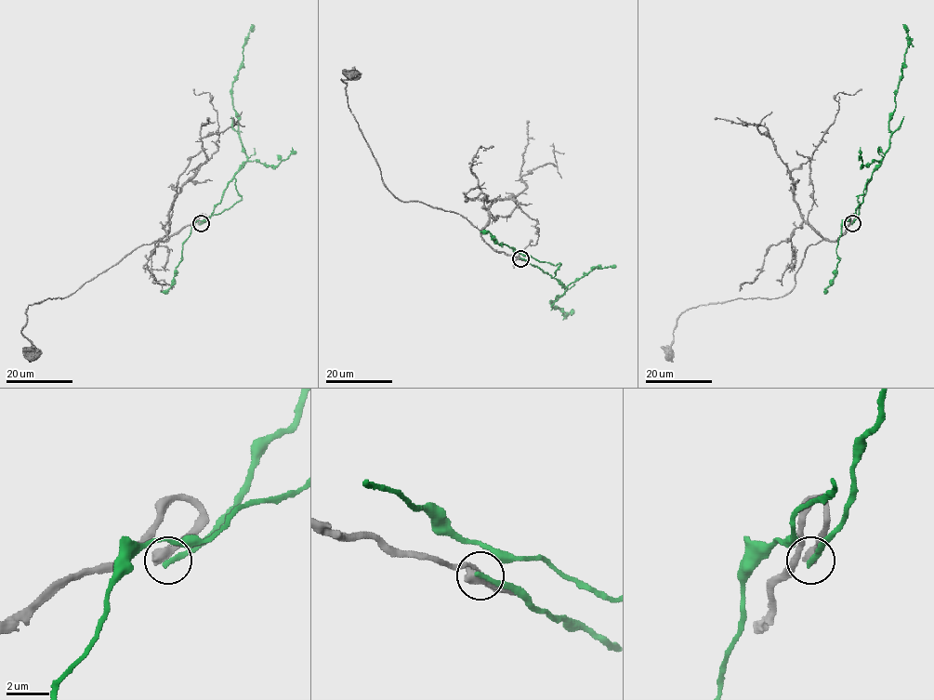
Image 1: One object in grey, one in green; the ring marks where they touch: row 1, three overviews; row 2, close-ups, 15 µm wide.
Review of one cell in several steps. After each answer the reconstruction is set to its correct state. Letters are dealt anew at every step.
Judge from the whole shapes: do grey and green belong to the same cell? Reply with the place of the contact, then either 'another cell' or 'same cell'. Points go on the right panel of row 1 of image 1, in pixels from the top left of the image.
place (852, 223); another cell

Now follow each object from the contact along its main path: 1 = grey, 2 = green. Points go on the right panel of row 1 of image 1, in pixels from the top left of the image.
1: (851, 224), (835, 241), (822, 240), (807, 248), (795, 287), (782, 296), (687, 309), (677, 320), (667, 354)
2: (851, 224), (866, 184), (889, 146), (889, 119), (896, 106), (895, 91), (907, 44), (902, 24)

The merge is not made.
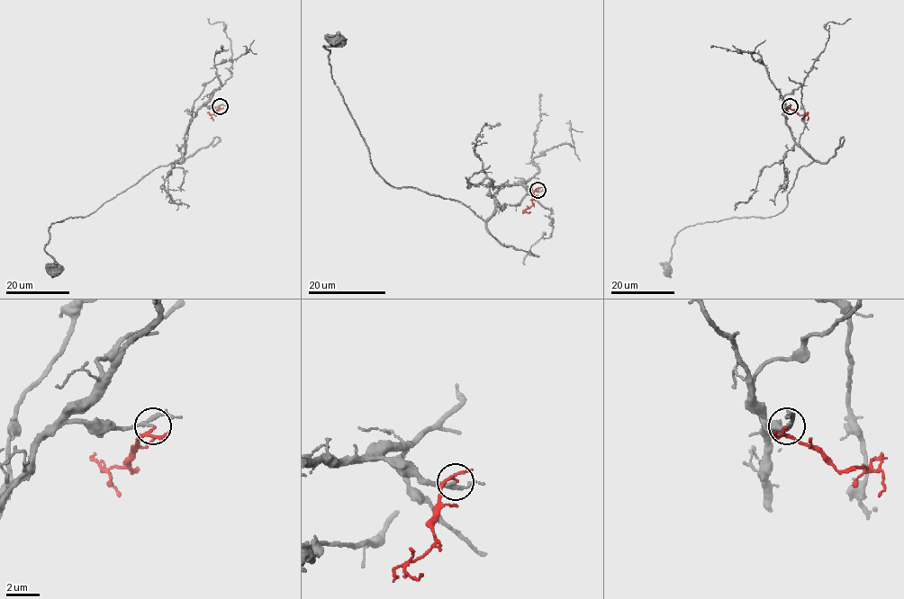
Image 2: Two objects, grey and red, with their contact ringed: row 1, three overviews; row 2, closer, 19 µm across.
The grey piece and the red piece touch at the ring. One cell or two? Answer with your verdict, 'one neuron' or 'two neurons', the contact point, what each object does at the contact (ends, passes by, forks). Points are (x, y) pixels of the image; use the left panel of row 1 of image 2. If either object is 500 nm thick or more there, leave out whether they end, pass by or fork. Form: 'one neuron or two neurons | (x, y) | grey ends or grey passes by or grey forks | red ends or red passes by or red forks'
two neurons | (220, 106) | grey passes by | red passes by

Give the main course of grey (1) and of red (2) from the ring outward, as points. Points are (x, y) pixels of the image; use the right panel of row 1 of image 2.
1: (790, 107), (785, 120), (792, 138), (814, 161), (799, 169), (786, 206), (768, 218), (684, 227), (665, 270)
2: (790, 107), (800, 115), (806, 114), (807, 120)

